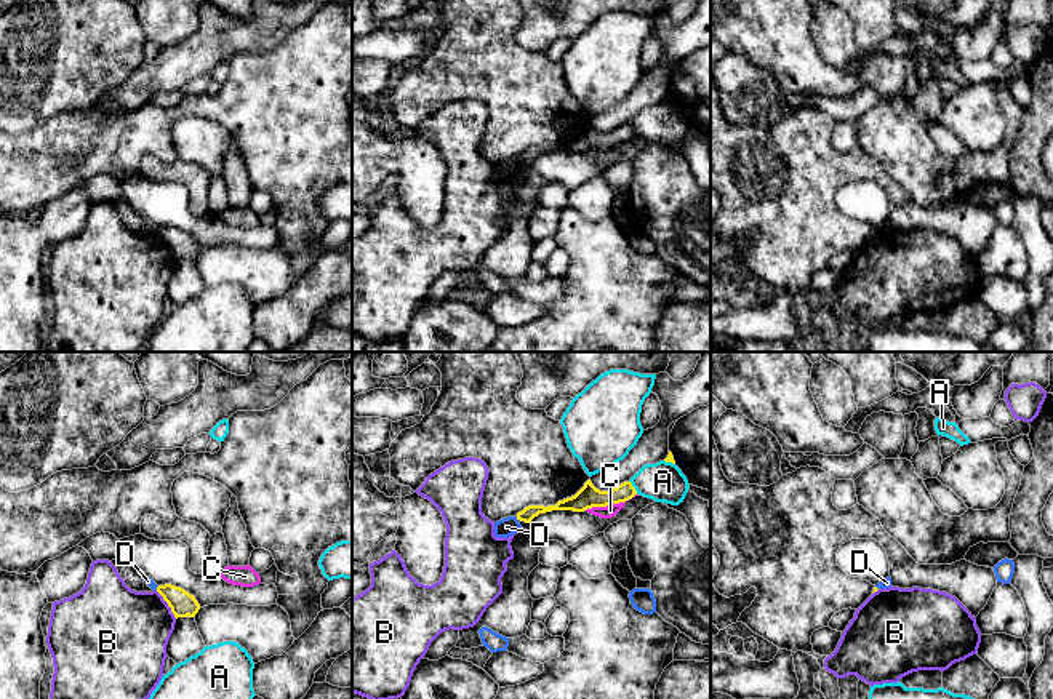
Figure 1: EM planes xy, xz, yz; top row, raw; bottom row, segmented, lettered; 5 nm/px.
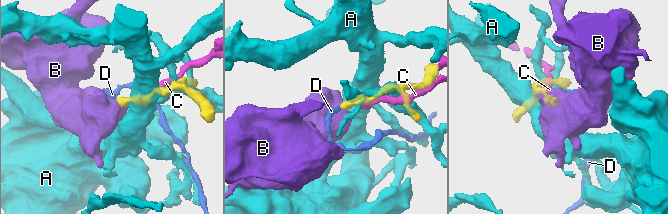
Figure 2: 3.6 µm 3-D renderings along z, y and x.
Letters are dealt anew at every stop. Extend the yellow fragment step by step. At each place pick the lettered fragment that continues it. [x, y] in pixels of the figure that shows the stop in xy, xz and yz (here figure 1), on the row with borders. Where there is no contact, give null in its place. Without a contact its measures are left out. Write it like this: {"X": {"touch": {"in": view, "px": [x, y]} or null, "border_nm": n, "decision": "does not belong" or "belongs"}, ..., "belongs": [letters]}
{"A": {"touch": {"in": "xz", "px": [632, 487]}, "border_nm": 80, "decision": "does not belong"}, "B": {"touch": {"in": "xy", "px": [168, 605]}, "border_nm": 180, "decision": "does not belong"}, "C": {"touch": {"in": "xz", "px": [607, 504]}, "border_nm": 240, "decision": "does not belong"}, "D": {"touch": {"in": "xy", "px": [157, 587]}, "border_nm": 30, "decision": "does not belong"}, "belongs": []}

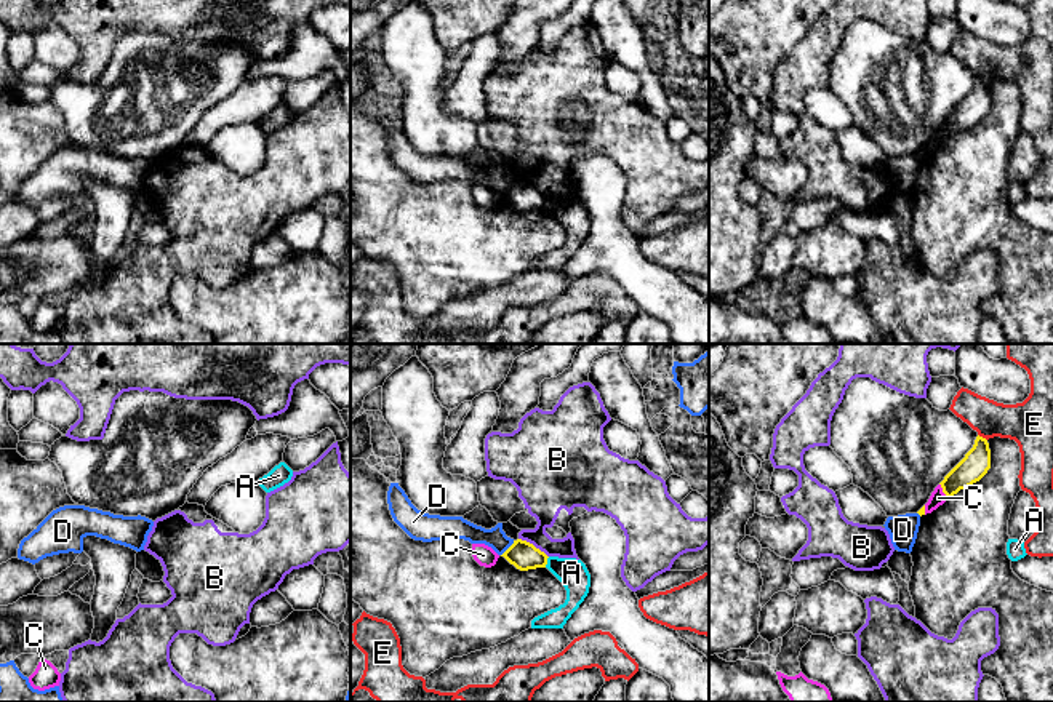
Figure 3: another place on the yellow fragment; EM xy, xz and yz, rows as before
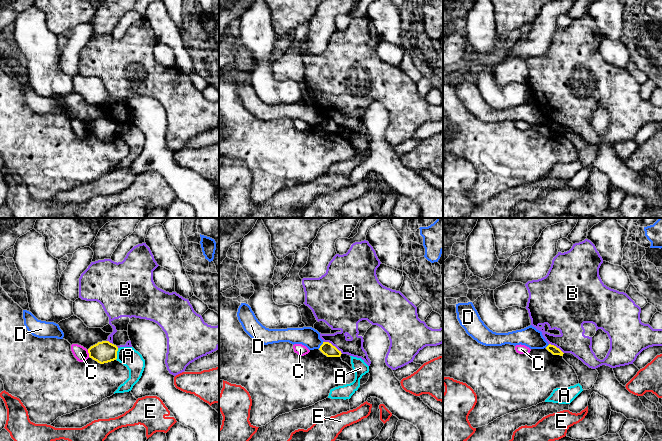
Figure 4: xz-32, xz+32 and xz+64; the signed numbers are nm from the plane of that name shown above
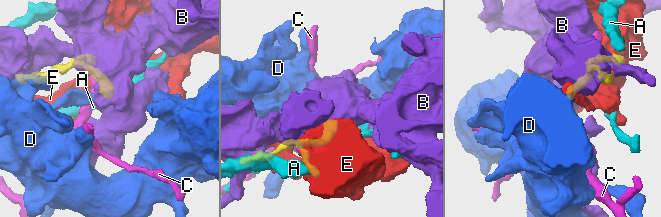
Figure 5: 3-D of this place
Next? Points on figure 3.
{"A": {"touch": {"in": "xz", "px": [546, 562]}, "border_nm": 60, "decision": "does not belong"}, "B": {"touch": {"in": "xz", "px": [532, 544]}, "border_nm": 180, "decision": "does not belong"}, "C": {"touch": {"in": "yz", "px": [943, 491]}, "border_nm": 90, "decision": "does not belong"}, "D": {"touch": {"in": "xz", "px": [508, 549]}, "border_nm": 100, "decision": "does not belong"}, "E": {"touch": {"in": "yz", "px": [981, 437]}, "border_nm": 60, "decision": "does not belong"}, "belongs": []}

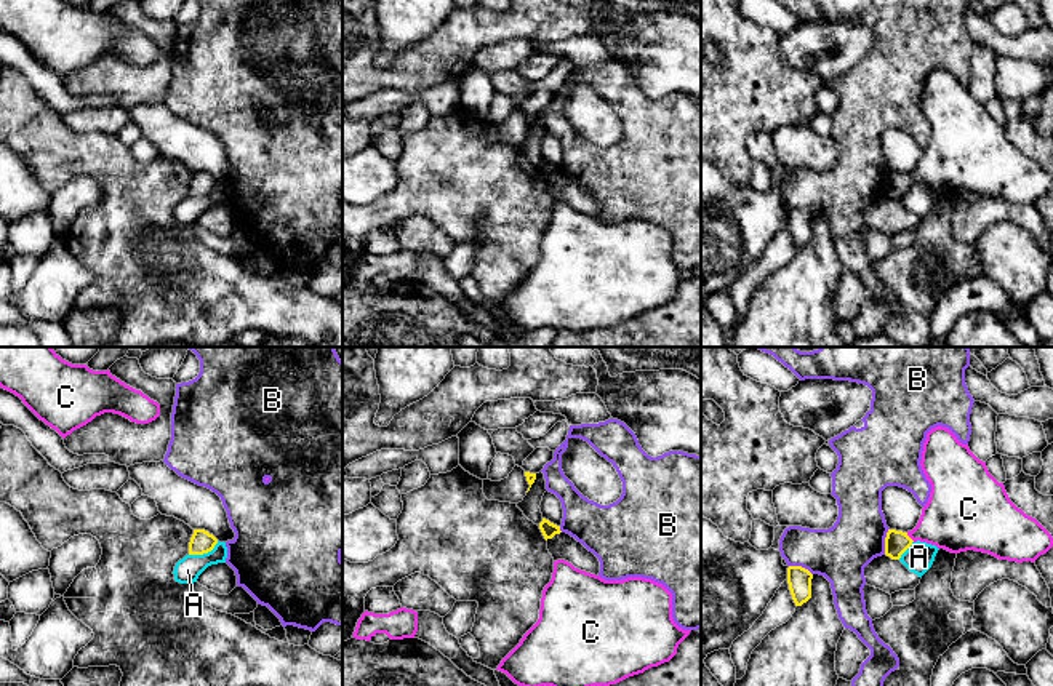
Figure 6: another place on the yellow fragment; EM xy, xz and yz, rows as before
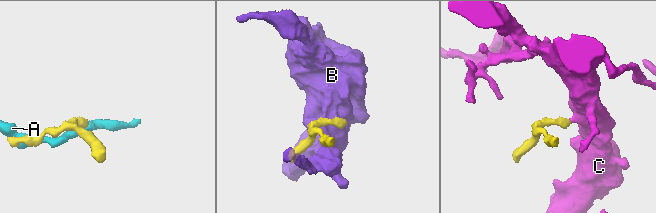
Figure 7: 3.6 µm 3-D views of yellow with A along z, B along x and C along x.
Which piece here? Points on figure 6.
{"A": {"touch": {"in": "xy", "px": [204, 552]}, "border_nm": 170, "decision": "does not belong"}, "B": {"touch": {"in": "yz", "px": [885, 541]}, "border_nm": 140, "decision": "does not belong"}, "C": {"touch": {"in": "yz", "px": [909, 538]}, "border_nm": 60, "decision": "belongs"}, "belongs": ["C"]}

